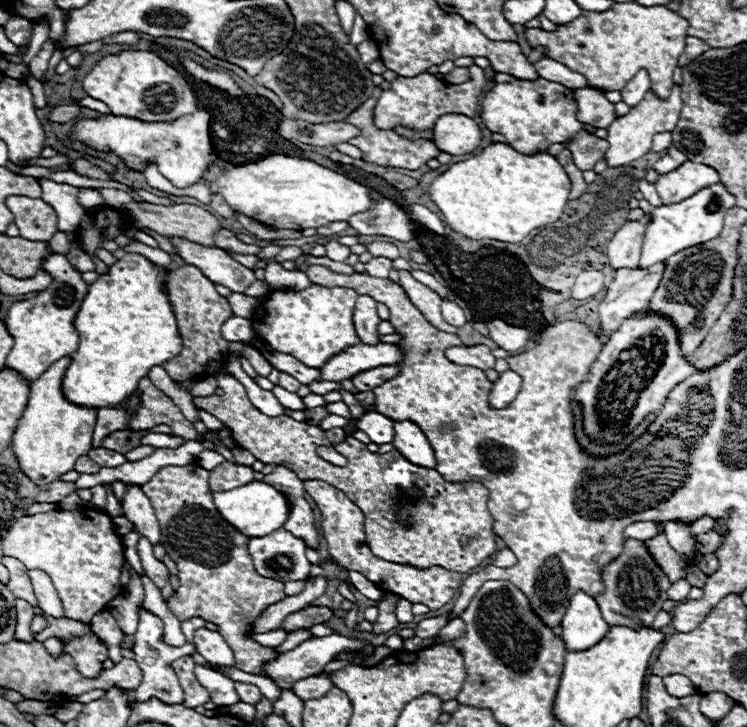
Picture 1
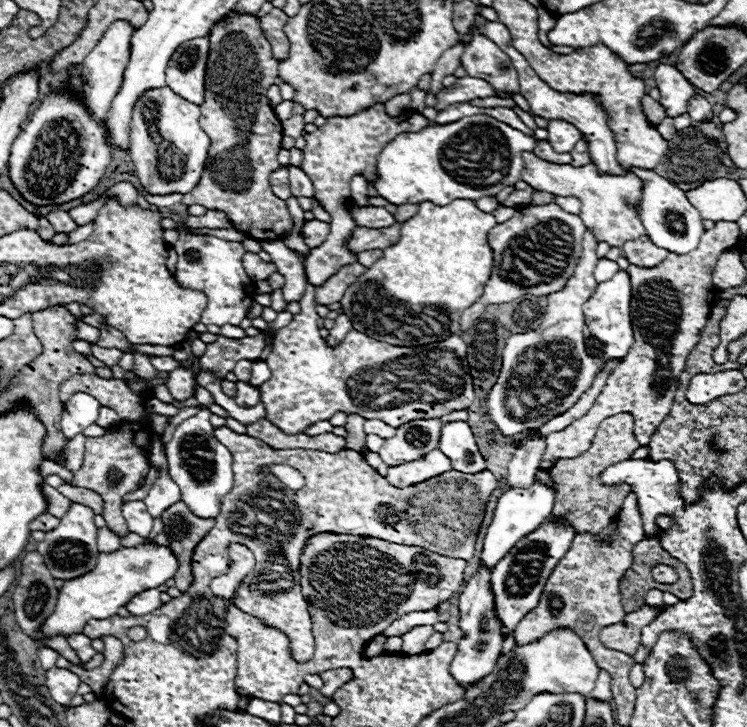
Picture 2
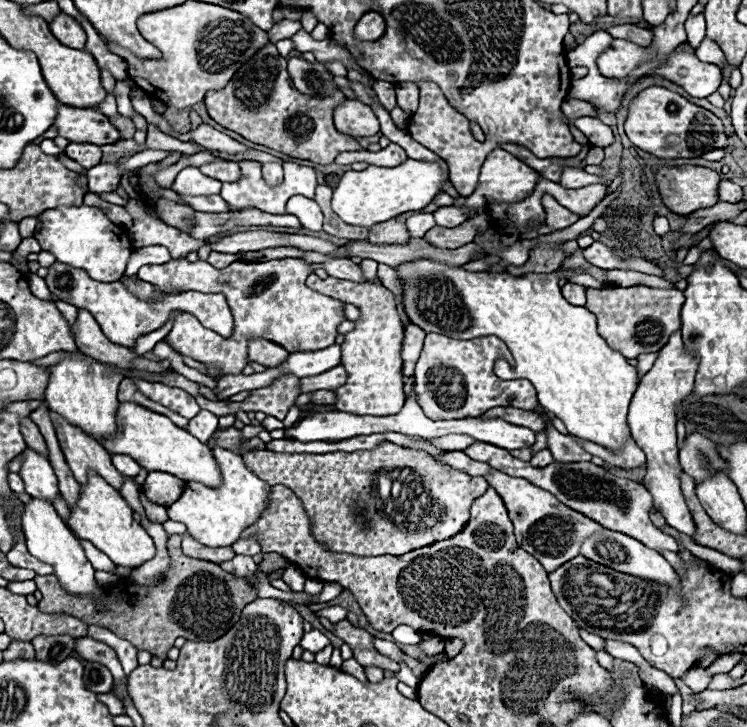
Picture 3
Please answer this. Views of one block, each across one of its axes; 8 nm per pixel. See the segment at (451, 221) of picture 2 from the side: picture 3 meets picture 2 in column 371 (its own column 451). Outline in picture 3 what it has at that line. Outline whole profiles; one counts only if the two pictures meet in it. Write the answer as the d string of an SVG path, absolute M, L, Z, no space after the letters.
M416 260L396 268L404 282L404 306L412 324L420 324L426 332L444 332L446 336L472 340L478 336L498 336L508 344L514 366L494 365L494 373L503 380L526 378L538 390L540 406L558 416L570 434L600 444L612 452L624 448L632 438L626 424L628 404L638 386L638 372L628 360L598 334L596 316L584 306L572 306L560 292L560 270L550 274L512 276L508 272L468 272L460 266L446 266L432 260Z

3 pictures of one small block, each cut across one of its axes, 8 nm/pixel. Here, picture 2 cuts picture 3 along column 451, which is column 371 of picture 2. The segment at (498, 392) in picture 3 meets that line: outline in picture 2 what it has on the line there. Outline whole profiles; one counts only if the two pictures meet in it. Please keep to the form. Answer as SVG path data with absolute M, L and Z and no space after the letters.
M310 282L306 284L306 292L300 300L302 312L292 316L292 322L284 326L274 342L272 352L266 360L272 376L268 382L260 386L262 404L266 406L266 418L276 424L280 430L288 434L304 432L308 424L316 420L330 420L334 412L342 410L346 414L358 414L366 420L378 418L386 424L398 428L408 420L422 420L422 418L442 418L452 410L468 408L474 402L474 386L470 376L470 366L466 360L468 346L456 334L440 344L424 344L424 346L392 346L380 340L374 340L362 332L350 330L340 346L334 350L326 346L324 338L318 334L318 314L316 314L316 300L314 300L316 286Z

